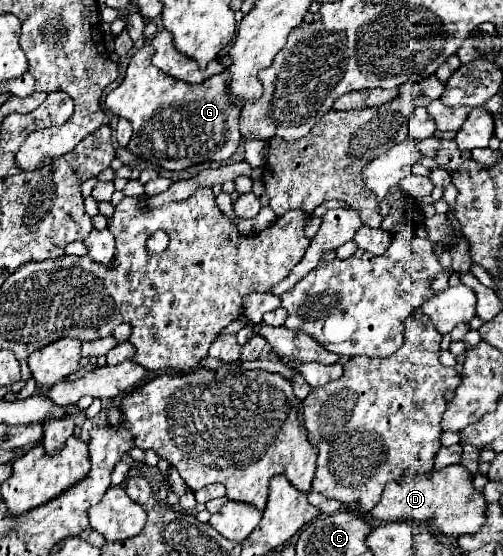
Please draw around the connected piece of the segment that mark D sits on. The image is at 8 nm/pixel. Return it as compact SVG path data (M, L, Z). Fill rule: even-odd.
M451 464L443 470L433 470L427 474L405 476L401 482L389 482L383 490L379 504L371 510L371 516L381 522L413 520L433 528L447 538L473 536L485 522L485 498L473 490L473 476L463 464Z

